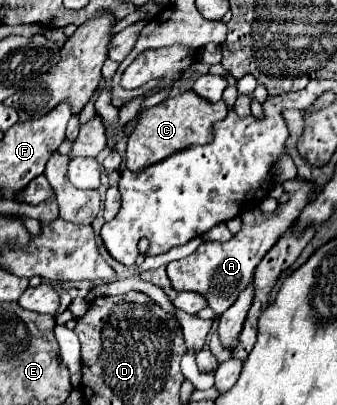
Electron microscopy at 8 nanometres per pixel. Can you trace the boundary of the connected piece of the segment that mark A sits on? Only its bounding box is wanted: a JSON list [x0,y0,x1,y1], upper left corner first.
[168,179,314,311]

